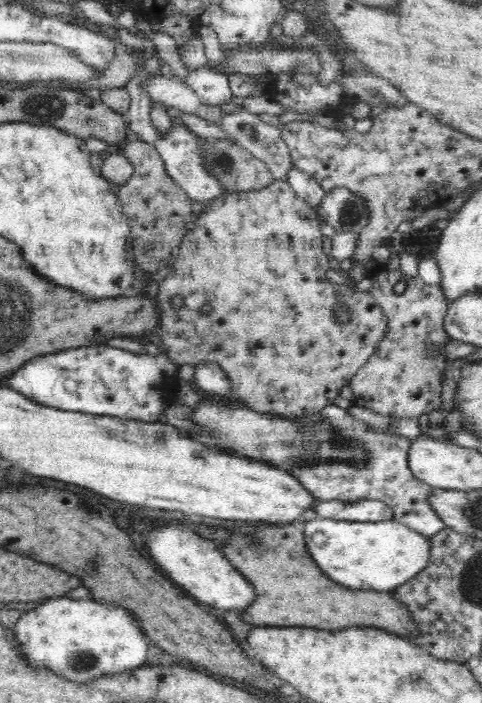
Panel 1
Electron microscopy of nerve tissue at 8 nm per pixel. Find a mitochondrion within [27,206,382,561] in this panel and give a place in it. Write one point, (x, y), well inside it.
(88, 505)

